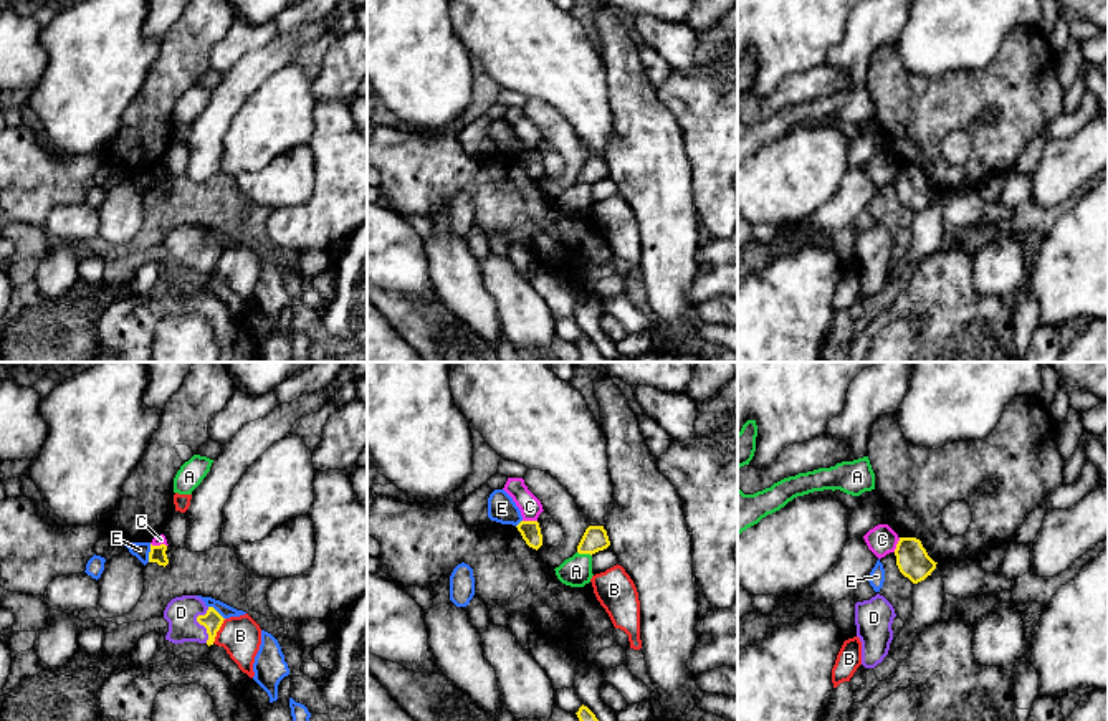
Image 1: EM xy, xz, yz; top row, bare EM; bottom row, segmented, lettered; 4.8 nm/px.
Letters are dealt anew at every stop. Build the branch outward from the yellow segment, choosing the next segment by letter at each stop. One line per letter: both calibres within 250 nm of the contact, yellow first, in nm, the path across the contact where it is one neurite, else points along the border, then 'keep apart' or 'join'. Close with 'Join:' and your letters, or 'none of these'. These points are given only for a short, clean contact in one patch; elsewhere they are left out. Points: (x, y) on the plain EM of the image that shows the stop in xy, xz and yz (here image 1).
A: 120 nm thick on the yellow side, 150 nm on the other; keep apart
B: 100 nm thick on the yellow side, 190 nm on the other; keep apart
C: 100 nm thick on the yellow side, 110 nm on the other; border along xz (523, 149), (536, 151); keep apart
D: 100 nm thick on the yellow side, 160 nm on the other; runs through xy (212, 250), (200, 253), (181, 242); join
E: 80 nm thick on the yellow side, 80 nm on the other; keep apart
Join: D

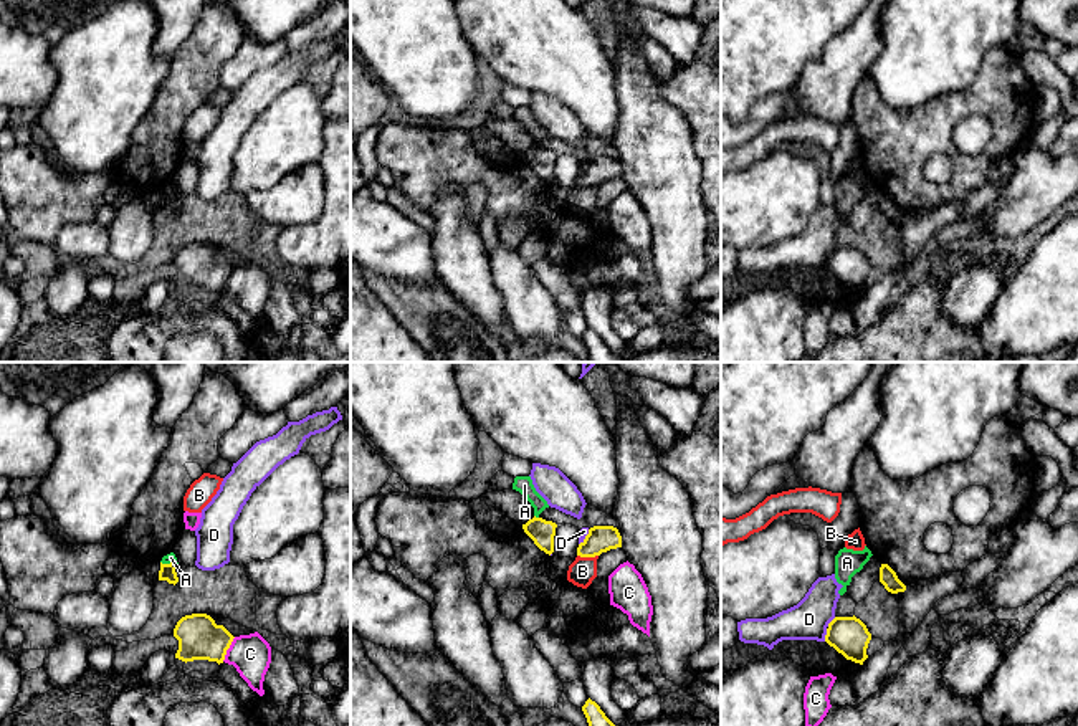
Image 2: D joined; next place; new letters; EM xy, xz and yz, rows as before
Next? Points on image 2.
A: 120 nm thick on the yellow side, 80 nm on the other; keep apart
B: 130 nm thick on the yellow side, 140 nm on the other; keep apart
C: 220 nm thick on the yellow side, 190 nm on the other; keep apart
D: 190 nm thick on the yellow side, 190 nm on the other; keep apart
Join: none of these

